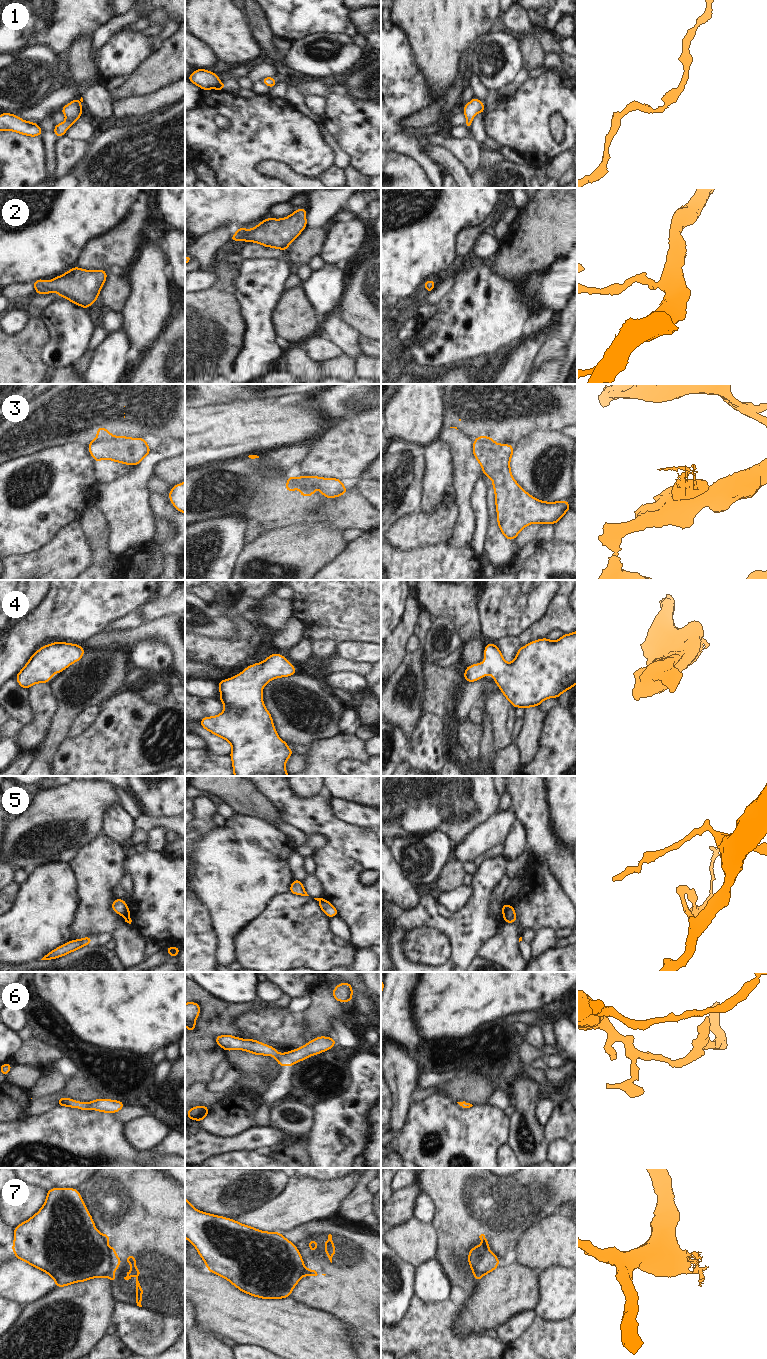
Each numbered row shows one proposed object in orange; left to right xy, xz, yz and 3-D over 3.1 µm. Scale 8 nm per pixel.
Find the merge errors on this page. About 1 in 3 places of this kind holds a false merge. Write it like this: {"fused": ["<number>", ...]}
{"fused": ["3", "5", "7"]}

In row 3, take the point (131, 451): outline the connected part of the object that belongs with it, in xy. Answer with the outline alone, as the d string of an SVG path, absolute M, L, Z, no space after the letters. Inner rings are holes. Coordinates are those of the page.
M144 438L102 441L90 445L88 449L95 463L108 459L126 465L139 465L142 459L151 452Z

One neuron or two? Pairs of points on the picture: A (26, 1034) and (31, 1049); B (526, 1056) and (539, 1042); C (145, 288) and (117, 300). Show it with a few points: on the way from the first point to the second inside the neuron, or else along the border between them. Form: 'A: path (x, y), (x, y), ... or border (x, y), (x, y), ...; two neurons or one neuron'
A: border (32, 1038), (23, 1042); two neurons
B: border (525, 1040), (536, 1047), (543, 1047), (545, 1045); two neurons
C: border (128, 282), (129, 295), (120, 312); two neurons

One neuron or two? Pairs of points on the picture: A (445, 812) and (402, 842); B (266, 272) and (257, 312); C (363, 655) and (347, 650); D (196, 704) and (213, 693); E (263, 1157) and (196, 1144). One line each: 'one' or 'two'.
A: two
B: one
C: one
D: two
E: two

